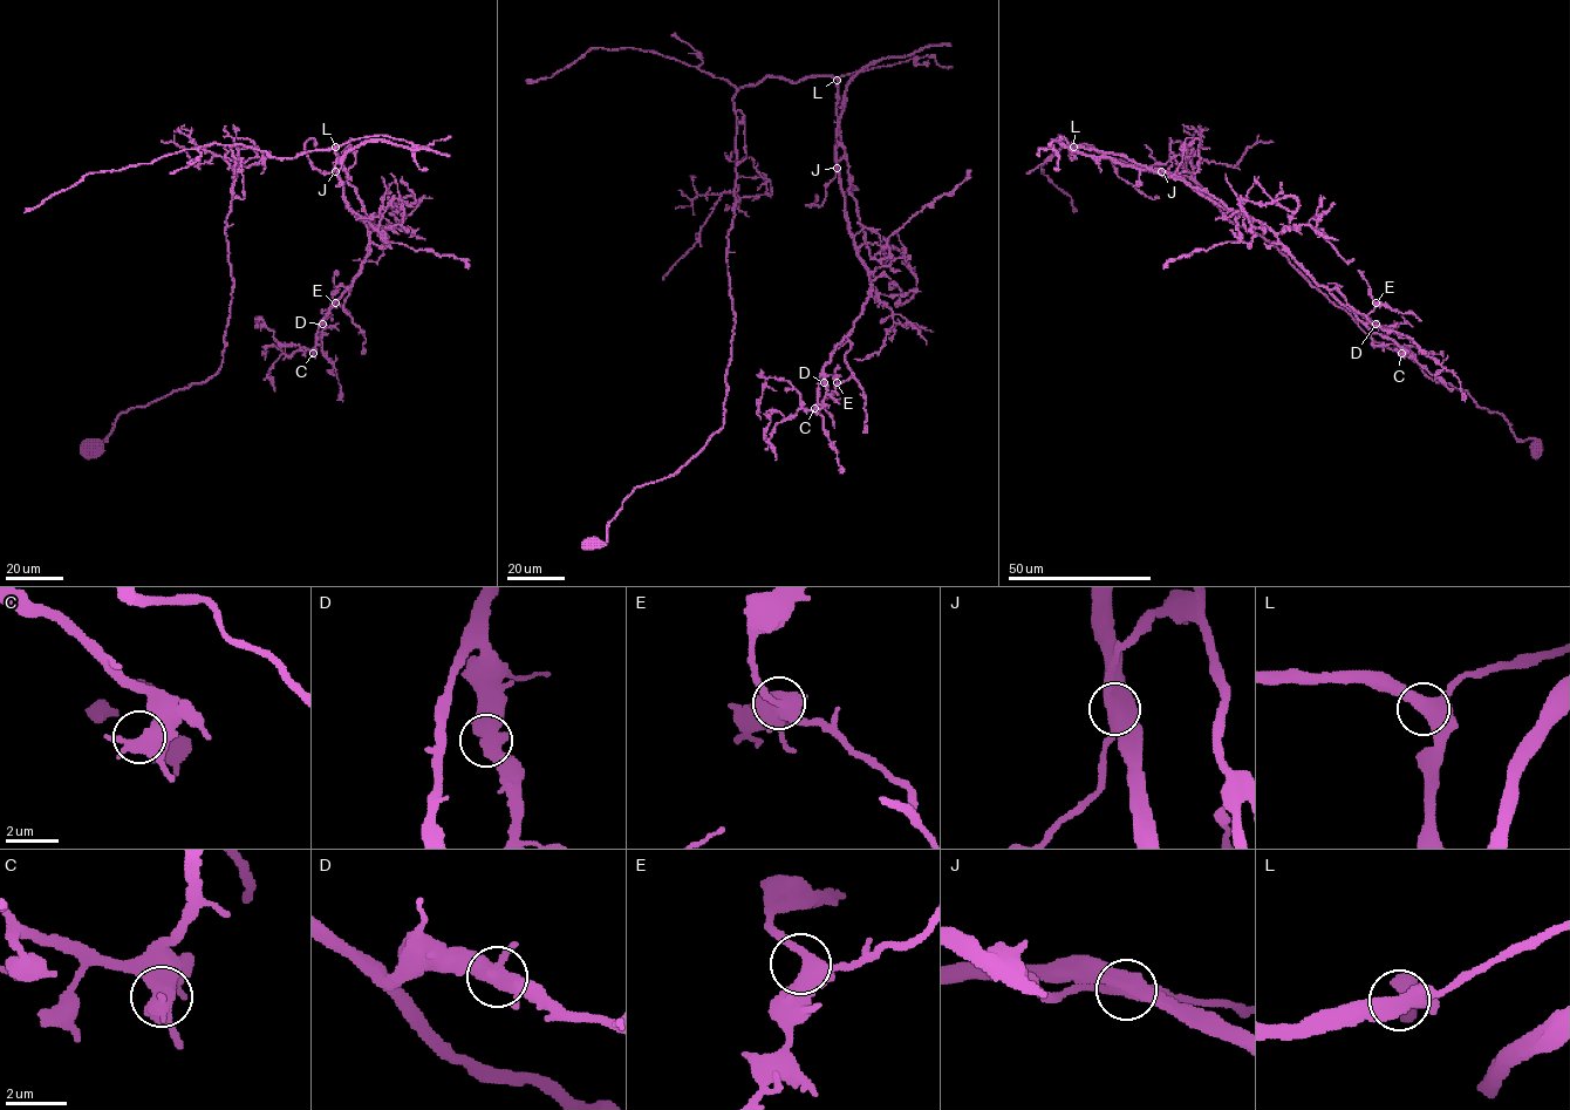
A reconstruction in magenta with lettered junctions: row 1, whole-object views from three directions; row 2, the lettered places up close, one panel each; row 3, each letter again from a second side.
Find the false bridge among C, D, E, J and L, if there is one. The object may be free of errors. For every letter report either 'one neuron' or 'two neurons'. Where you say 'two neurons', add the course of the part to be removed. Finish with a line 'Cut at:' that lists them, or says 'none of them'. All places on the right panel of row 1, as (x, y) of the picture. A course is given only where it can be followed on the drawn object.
C: one neuron
D: one neuron
E: one neuron
J: two neurons | (1161, 171), (1265, 225), (1318, 284), (1403, 349), (1374, 346), (1373, 324), (1397, 326), (1406, 322), (1403, 315)
L: one neuron
Cut at: J

